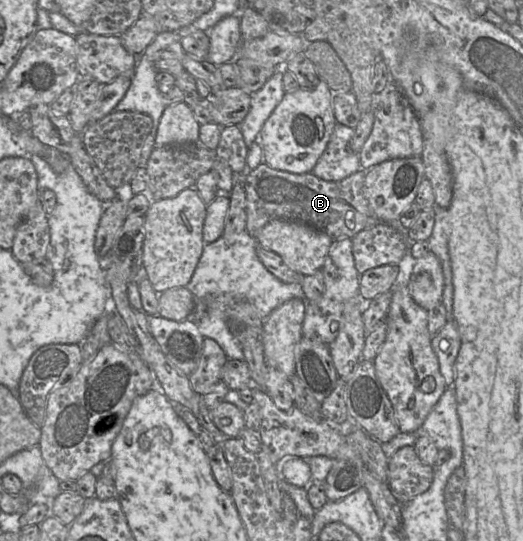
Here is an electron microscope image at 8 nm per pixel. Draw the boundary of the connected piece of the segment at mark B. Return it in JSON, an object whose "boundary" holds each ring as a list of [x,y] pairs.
{"boundary":[[[263,162],[257,168],[248,170],[246,176],[246,231],[256,238],[267,223],[285,220],[307,224],[333,240],[352,239],[360,231],[383,223],[365,197],[364,180],[363,170],[340,181],[326,181],[311,172],[293,174],[273,169]]]}

